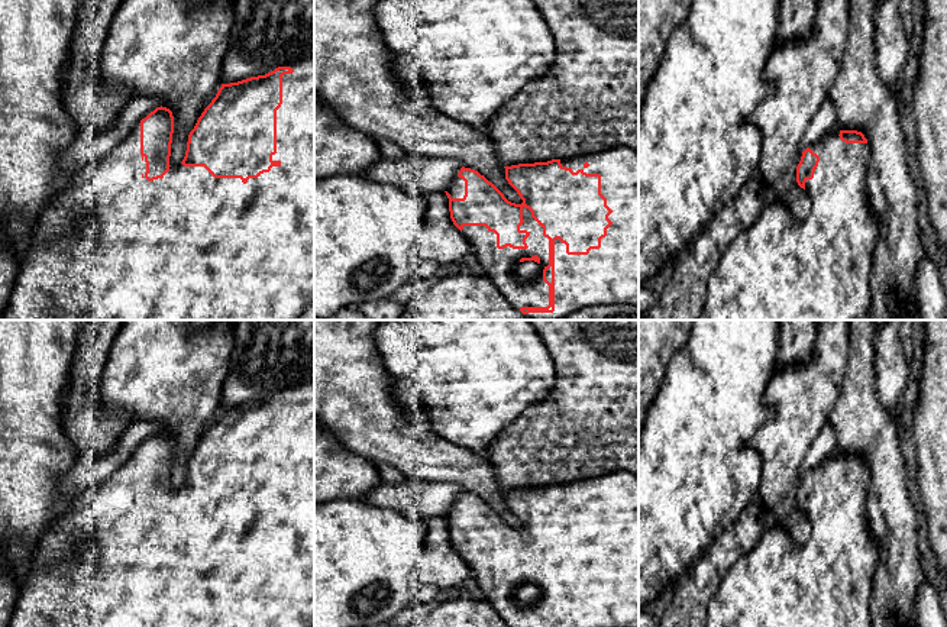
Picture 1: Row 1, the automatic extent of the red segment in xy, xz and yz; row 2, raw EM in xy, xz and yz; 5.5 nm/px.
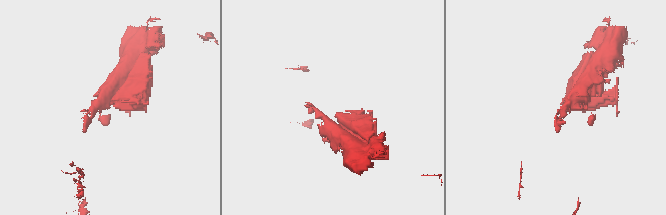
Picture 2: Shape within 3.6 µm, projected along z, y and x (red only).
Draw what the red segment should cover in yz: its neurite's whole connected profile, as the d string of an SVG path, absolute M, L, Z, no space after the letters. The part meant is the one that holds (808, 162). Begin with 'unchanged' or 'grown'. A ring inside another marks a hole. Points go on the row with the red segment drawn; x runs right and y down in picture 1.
grown; M837 127L802 152L796 182L811 200L805 219L795 219L780 203L766 203L757 220L724 251L707 281L707 298L698 320L869 320L870 275L879 222L867 200L867 139L857 130Z

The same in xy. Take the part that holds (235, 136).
grown; M314 52L297 61L278 67L274 71L251 77L237 83L222 84L216 97L204 109L194 129L188 135L187 151L182 162L169 165L174 133L174 116L167 107L156 107L98 164L91 164L71 174L64 190L42 211L38 219L33 242L20 261L4 320L298 320L304 308L314 301Z

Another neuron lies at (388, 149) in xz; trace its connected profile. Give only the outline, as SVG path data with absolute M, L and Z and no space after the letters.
M374 138L374 139L384 158L401 159L405 155L405 151L401 146L398 146L390 140L382 139L382 138Z

